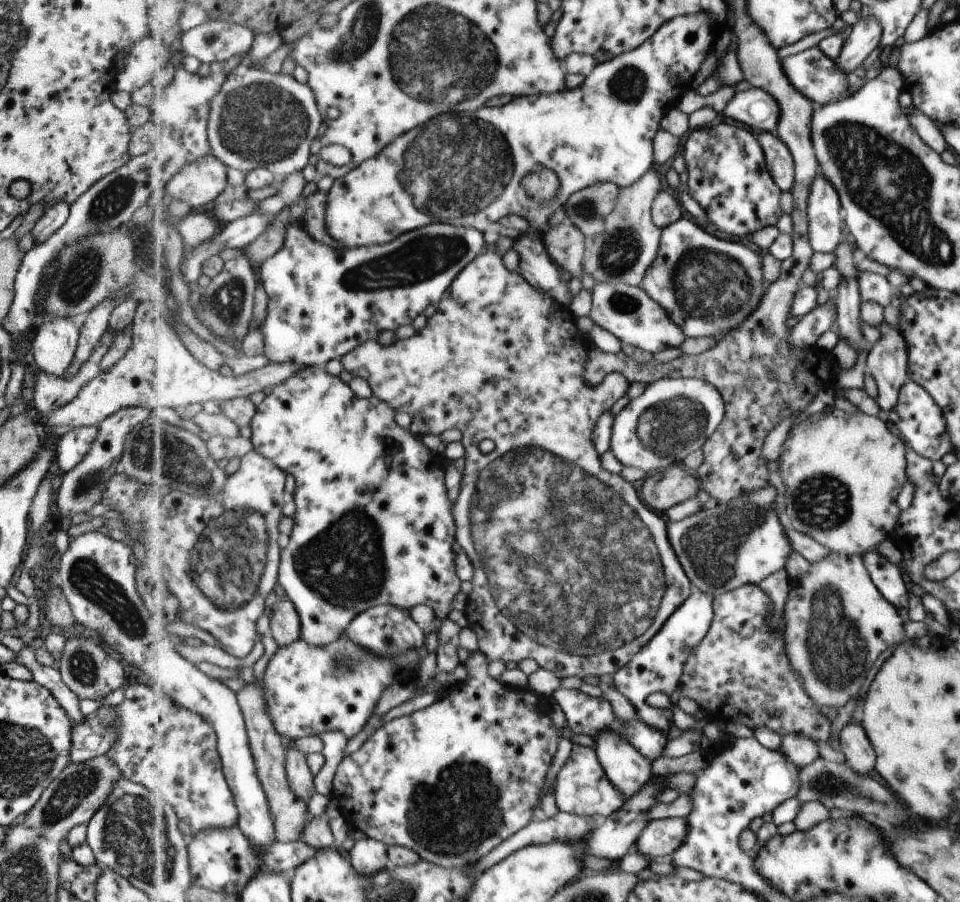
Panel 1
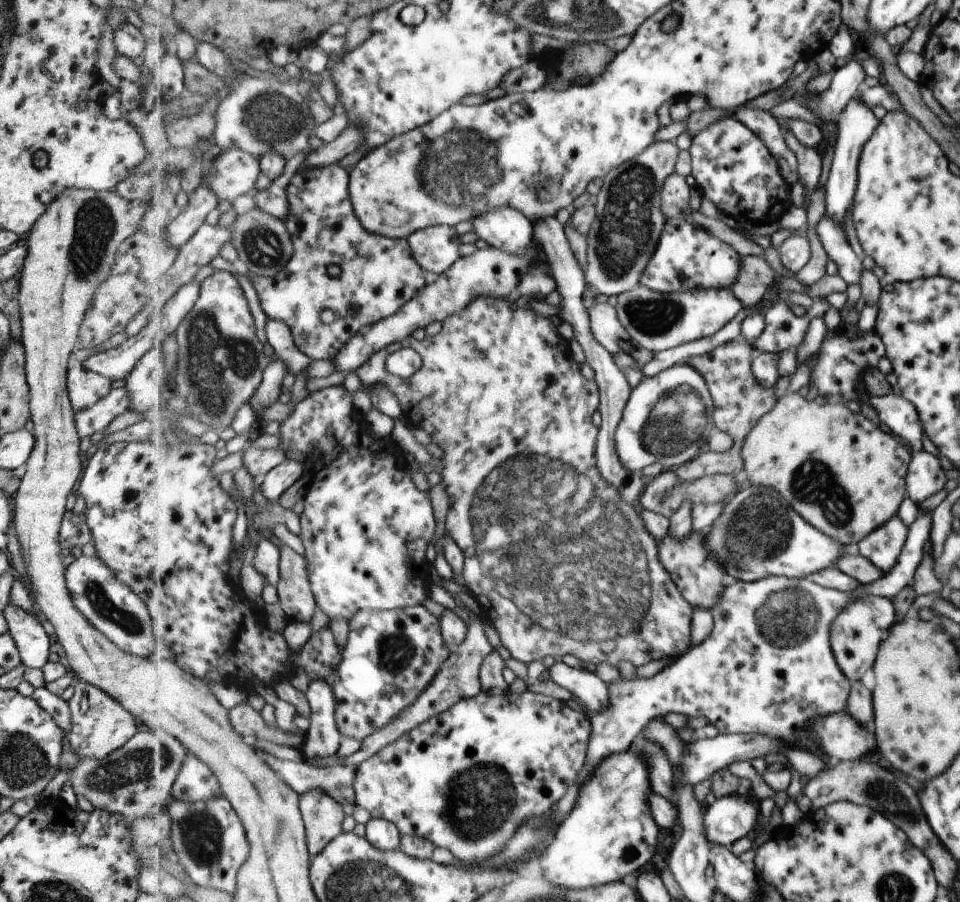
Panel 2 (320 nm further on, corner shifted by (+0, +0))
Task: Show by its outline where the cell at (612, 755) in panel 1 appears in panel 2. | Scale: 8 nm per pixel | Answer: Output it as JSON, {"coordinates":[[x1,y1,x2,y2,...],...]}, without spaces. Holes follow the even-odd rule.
{"coordinates":[[559,660,549,670,551,679,578,697,591,715,603,714,609,708,609,686,596,673,589,672,584,666,571,668]]}

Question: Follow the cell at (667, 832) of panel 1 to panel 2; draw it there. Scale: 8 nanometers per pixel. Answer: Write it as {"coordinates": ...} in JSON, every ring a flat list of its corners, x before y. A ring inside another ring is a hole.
{"coordinates":[[742,793,719,797,705,809,705,826,703,828,705,828,709,844,712,844,712,846,727,846,732,849,737,840,745,838,745,836,753,836,760,818,759,812,761,812,759,800,753,802,751,798,743,796]]}

